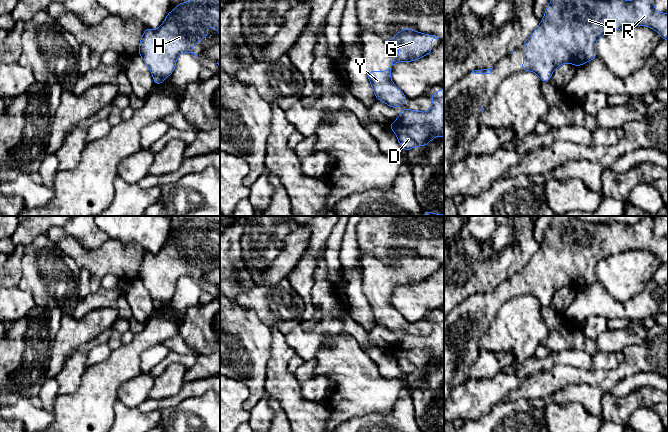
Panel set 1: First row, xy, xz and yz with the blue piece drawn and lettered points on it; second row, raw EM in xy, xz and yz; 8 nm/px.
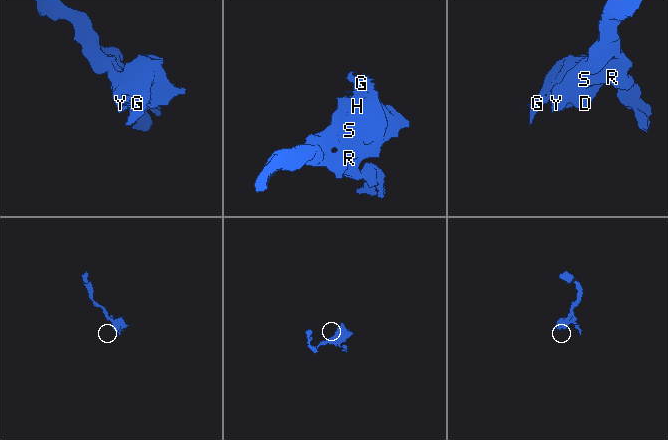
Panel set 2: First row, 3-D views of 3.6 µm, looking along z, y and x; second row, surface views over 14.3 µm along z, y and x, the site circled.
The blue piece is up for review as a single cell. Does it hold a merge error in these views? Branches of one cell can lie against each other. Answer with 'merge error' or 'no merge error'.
no merge error

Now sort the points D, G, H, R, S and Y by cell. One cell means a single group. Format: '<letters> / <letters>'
D G H R S Y

